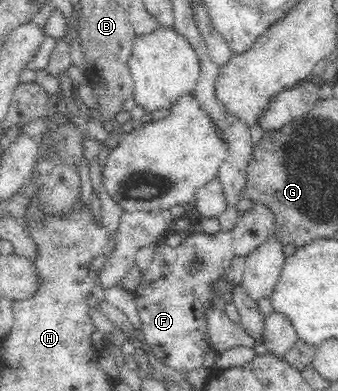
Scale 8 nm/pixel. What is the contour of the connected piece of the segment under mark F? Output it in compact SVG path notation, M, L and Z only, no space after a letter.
M253 202L253 205L240 213L236 224L229 231L219 231L213 235L196 232L179 238L168 238L154 245L151 263L143 269L140 284L133 290L133 300L136 304L147 345L162 364L171 367L184 375L185 373L202 367L205 350L205 335L207 332L204 311L205 300L211 300L211 283L223 282L223 271L235 255L247 255L255 249L265 238L276 231L275 214L273 208L263 202Z

